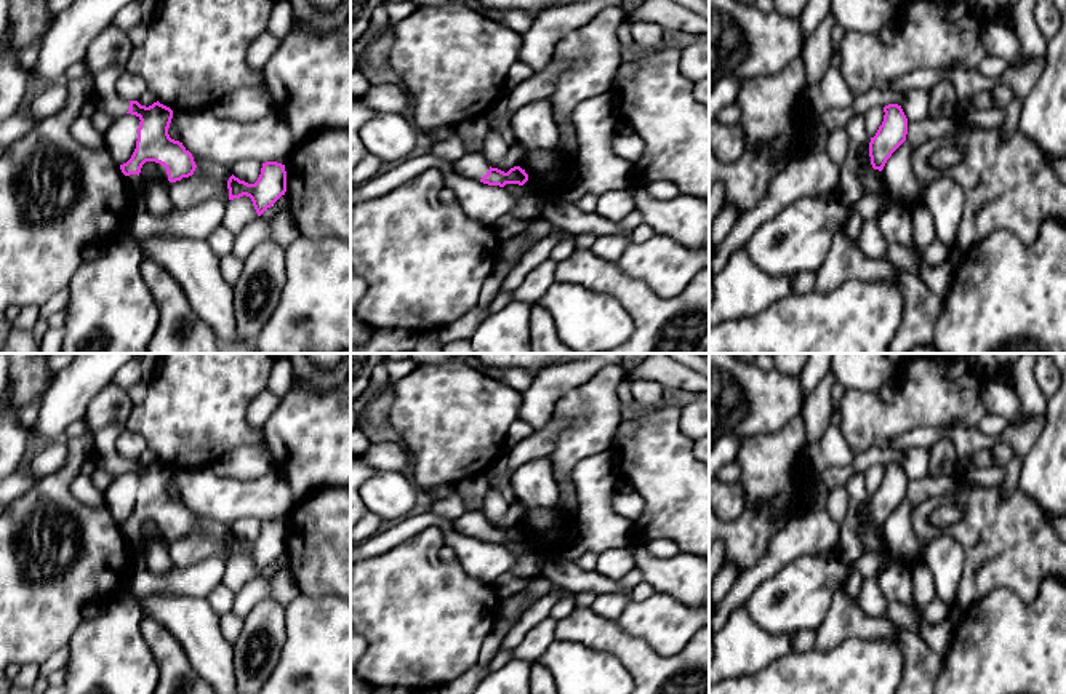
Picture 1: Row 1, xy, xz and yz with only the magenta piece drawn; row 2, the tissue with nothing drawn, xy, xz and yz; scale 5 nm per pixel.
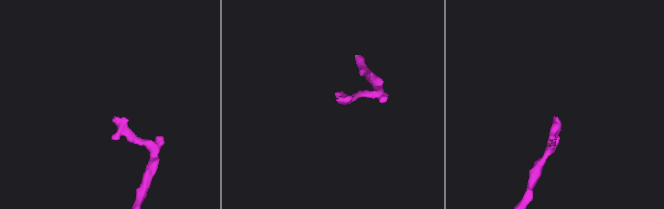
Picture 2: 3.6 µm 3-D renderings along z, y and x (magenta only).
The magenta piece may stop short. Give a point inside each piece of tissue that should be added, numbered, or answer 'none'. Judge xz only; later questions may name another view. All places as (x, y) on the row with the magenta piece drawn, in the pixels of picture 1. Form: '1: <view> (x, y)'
1: xz (472, 165)

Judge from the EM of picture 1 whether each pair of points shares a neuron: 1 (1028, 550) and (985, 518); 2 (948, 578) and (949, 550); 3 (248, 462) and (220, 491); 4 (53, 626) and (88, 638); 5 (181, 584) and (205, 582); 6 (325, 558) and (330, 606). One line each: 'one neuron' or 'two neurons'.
1: one neuron
2: one neuron
3: two neurons
4: two neurons
5: one neuron
6: two neurons

